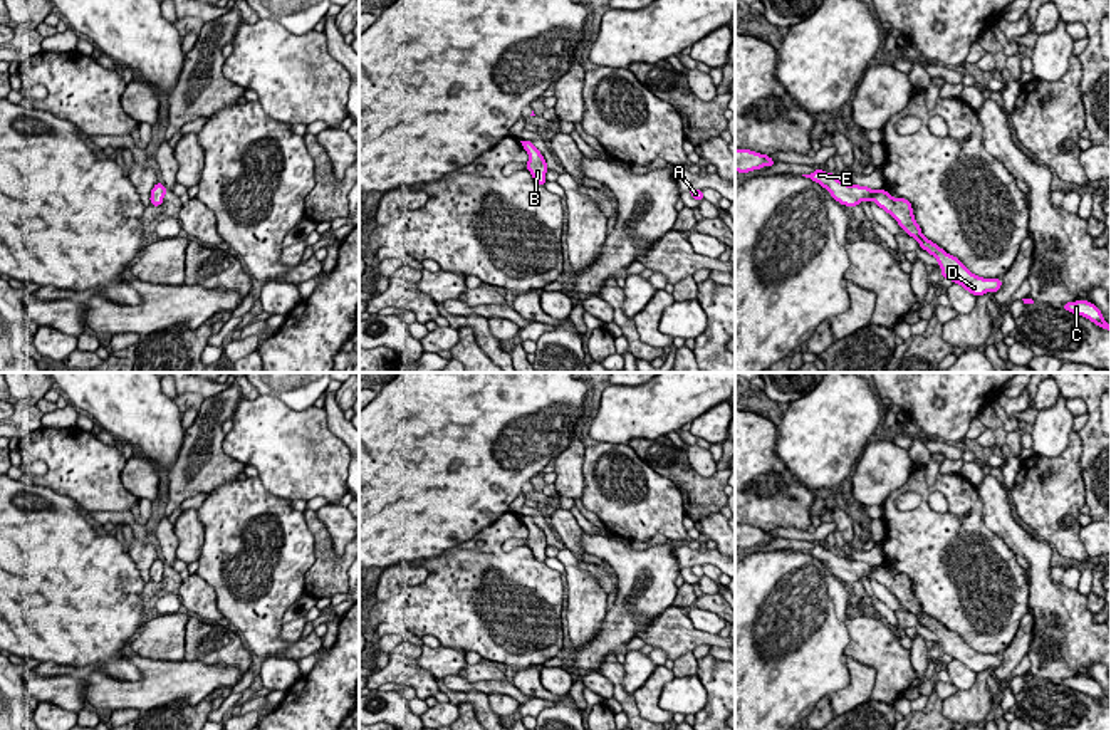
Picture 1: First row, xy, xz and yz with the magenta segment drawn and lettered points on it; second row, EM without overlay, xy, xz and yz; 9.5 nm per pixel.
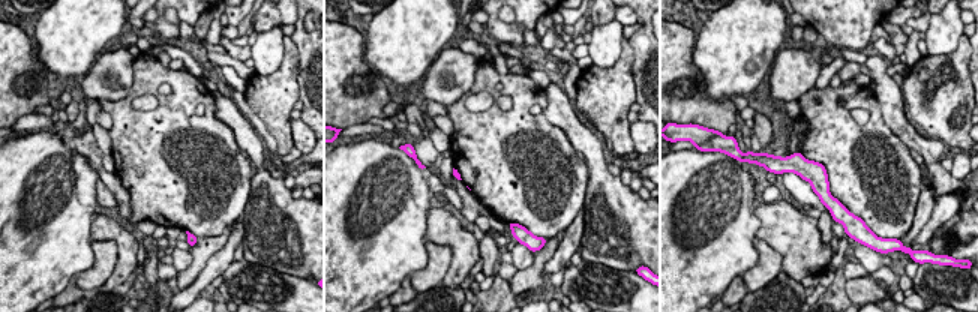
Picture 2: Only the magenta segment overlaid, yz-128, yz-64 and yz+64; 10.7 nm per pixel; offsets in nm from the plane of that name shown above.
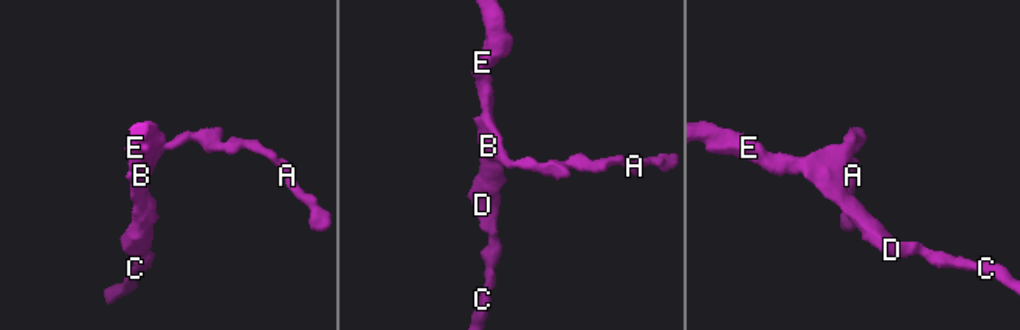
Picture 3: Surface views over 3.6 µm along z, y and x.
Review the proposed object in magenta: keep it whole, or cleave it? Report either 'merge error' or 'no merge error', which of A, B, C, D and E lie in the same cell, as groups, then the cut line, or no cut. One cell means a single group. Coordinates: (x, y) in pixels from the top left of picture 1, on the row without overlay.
no merge error | A B C D E | no cut

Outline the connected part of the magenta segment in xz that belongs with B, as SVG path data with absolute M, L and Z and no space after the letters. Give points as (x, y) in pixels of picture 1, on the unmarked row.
M520 517L524 525L529 529L529 537L525 544L530 547L532 554L537 561L544 562L547 559L547 539L540 527L534 522L532 517Z

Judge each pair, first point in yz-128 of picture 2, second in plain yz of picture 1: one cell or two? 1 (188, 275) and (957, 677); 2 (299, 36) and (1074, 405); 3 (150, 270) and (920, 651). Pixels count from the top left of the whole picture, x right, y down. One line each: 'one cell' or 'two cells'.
1: two cells
2: two cells
3: one cell

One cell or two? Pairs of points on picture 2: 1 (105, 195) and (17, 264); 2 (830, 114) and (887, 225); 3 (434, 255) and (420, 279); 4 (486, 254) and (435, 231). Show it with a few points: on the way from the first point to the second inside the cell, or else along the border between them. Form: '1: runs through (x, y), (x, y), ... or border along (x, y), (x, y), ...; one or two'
1: border along (98, 177), (96, 201); two
2: runs through (839, 143), (849, 153), (864, 201); one
3: runs through (434, 261), (434, 266), (426, 273); one
4: border along (479, 243), (479, 255), (482, 258); two

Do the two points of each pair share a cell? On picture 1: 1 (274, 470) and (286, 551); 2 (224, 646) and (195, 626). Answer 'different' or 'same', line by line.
1: different
2: same

